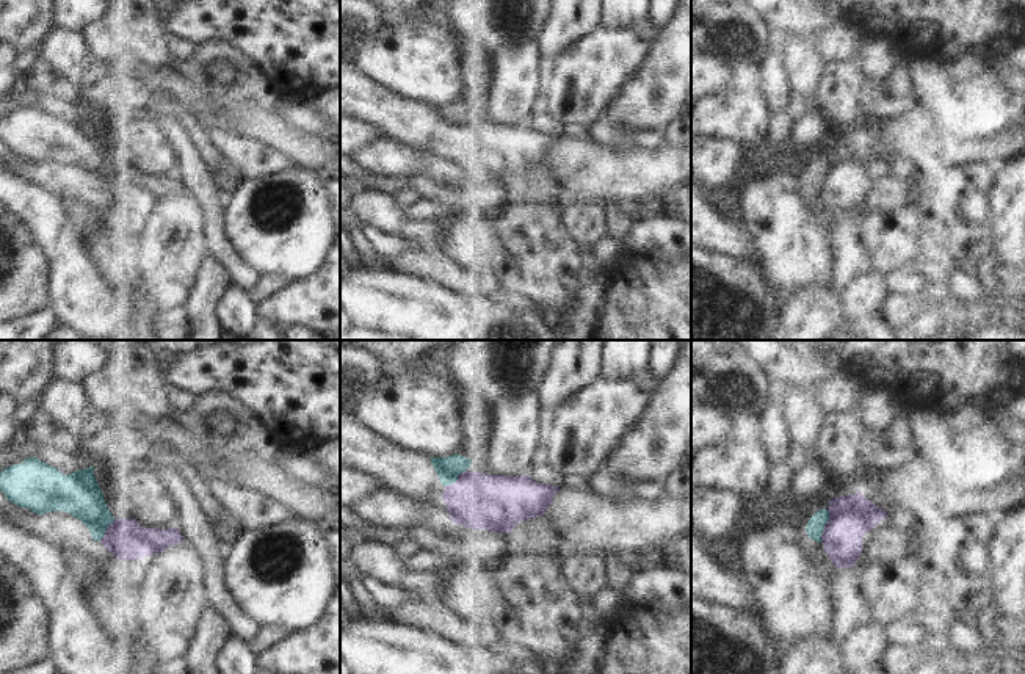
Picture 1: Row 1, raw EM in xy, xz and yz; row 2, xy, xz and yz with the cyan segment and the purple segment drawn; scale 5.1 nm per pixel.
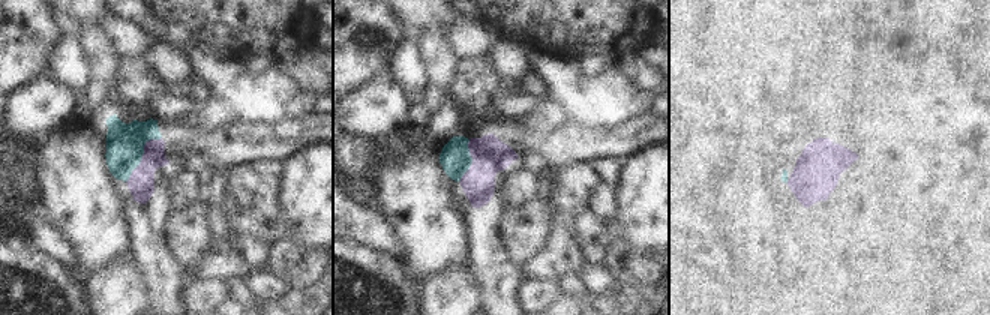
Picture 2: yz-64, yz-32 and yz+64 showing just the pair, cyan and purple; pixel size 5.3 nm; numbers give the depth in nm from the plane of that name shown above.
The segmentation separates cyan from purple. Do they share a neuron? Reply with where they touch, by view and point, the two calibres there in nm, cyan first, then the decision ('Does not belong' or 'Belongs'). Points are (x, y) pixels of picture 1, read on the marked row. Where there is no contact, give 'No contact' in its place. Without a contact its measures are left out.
Touches cyan at yz (825, 524). Thickness 90 nm (cyan) against 220 nm. Does not belong.

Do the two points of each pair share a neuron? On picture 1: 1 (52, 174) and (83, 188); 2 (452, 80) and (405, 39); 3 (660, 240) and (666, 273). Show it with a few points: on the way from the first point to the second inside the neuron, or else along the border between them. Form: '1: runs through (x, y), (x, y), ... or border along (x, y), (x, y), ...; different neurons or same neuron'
1: runs through (60, 177), (76, 184); same neuron
2: runs through (441, 74), (416, 50); same neuron
3: border along (630, 251), (674, 259); different neurons

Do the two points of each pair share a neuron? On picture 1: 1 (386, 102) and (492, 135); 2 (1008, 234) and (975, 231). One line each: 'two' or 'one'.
1: one
2: two

